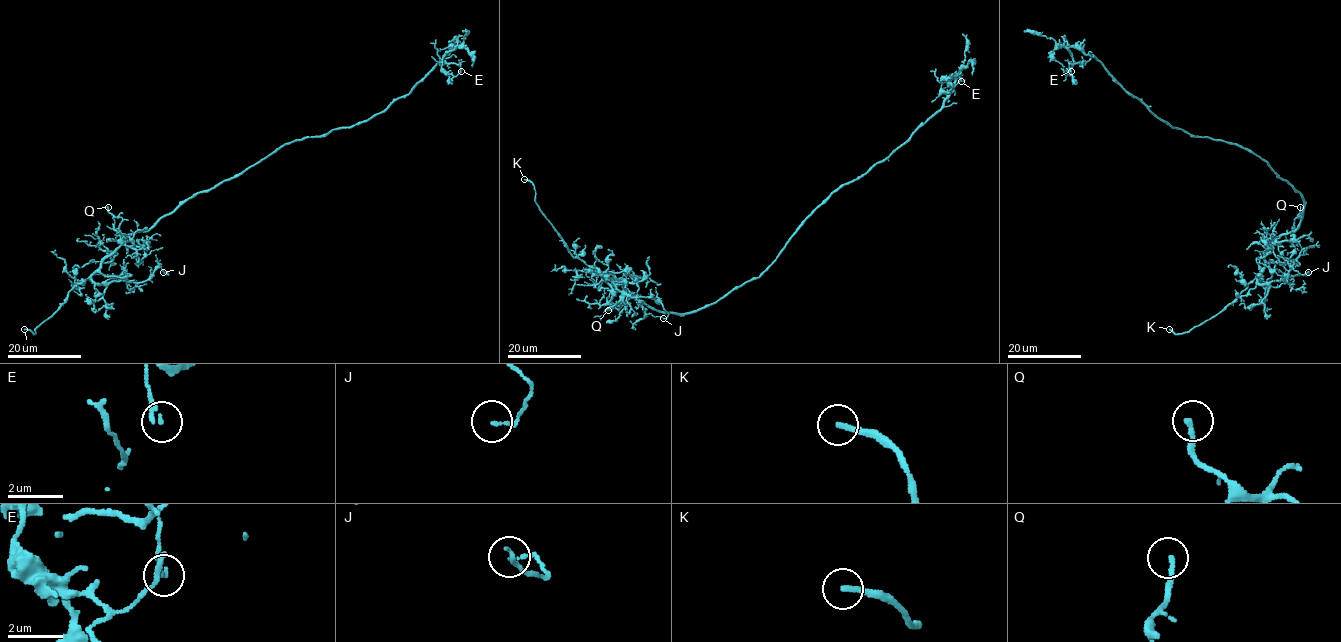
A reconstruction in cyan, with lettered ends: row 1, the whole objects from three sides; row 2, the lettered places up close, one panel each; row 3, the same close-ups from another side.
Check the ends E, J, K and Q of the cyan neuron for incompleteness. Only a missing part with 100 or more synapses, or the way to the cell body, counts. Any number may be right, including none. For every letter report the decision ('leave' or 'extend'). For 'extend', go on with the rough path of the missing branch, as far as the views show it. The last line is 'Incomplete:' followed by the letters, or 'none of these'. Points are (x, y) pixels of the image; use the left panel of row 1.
E: leave
J: leave
K: extend
Q: leave
Incomplete: K

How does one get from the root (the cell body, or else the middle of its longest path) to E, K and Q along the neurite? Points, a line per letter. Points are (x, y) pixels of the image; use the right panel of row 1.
E: (1265, 161), (1235, 144), (1173, 127), (1097, 59), (1073, 47), (1073, 59), (1081, 63), (1070, 64), (1071, 71)
K: (1265, 161), (1301, 195), (1299, 226), (1276, 240), (1261, 271), (1218, 313), (1188, 332), (1169, 329)
Q: (1265, 161), (1303, 200), (1299, 226), (1282, 233), (1277, 242), (1293, 237), (1300, 207)

